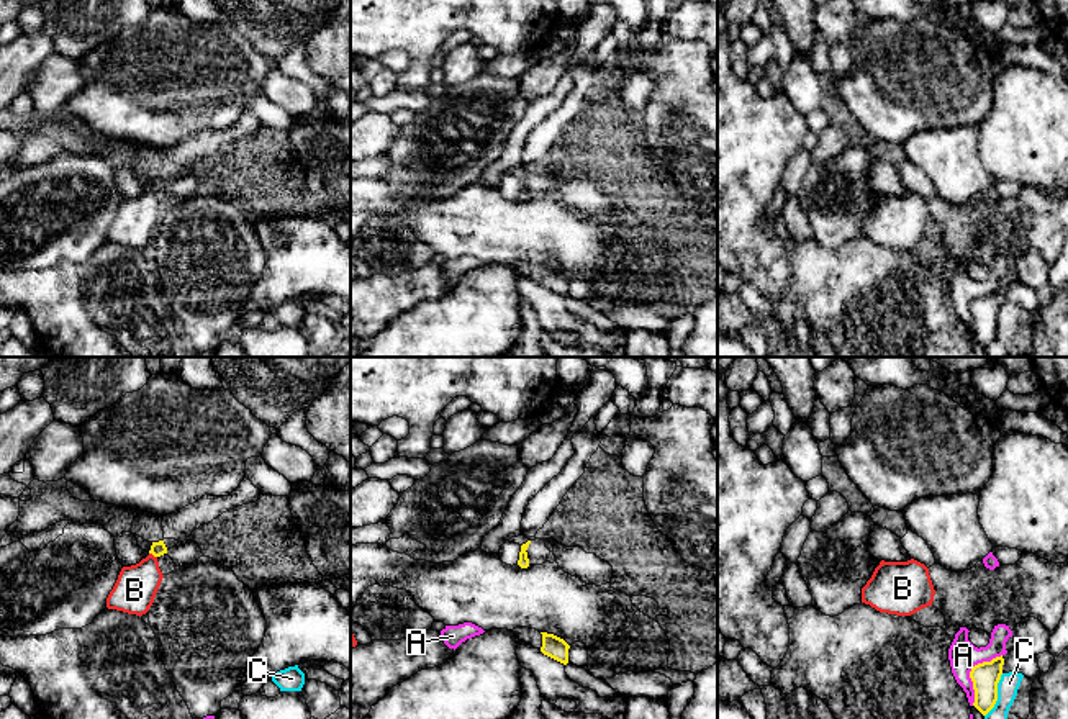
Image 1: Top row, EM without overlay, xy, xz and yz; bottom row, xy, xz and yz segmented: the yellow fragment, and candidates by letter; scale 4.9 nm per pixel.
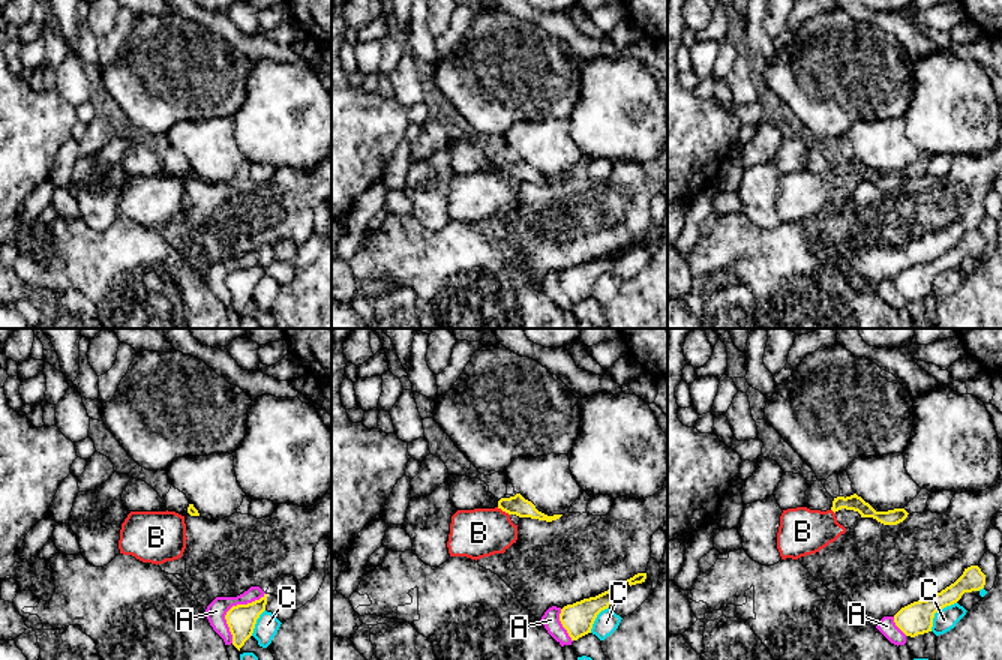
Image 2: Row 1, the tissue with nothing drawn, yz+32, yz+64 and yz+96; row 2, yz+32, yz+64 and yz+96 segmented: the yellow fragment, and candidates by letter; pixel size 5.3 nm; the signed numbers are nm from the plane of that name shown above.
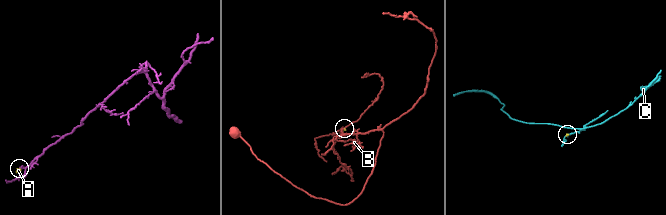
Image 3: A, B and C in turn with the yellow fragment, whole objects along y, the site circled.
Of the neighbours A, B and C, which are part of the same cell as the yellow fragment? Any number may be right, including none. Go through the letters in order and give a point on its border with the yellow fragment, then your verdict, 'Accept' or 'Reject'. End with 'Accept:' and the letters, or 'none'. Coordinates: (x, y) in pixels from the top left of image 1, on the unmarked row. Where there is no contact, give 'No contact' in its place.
A: Touches yellow at yz (970, 305). Reject
B: Touches yellow at xy (153, 187). Reject
C: Touches yellow at yz (996, 328). Reject
Accept: none

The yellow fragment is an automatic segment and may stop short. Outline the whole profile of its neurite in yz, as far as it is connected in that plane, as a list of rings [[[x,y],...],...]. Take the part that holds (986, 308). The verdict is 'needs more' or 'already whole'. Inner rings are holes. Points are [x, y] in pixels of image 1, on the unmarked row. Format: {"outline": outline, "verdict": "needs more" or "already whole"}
{"outline": [[[996,290],[991,295],[978,296],[971,301],[970,311],[975,323],[973,339],[986,349],[998,334],[998,316],[1002,308],[1004,292]]], "verdict": "already whole"}

